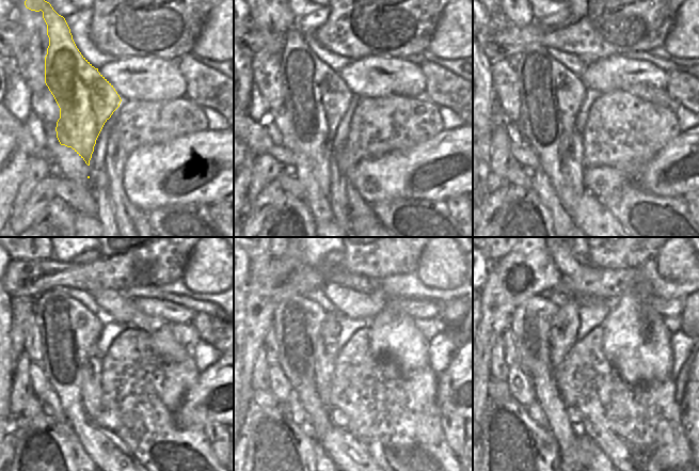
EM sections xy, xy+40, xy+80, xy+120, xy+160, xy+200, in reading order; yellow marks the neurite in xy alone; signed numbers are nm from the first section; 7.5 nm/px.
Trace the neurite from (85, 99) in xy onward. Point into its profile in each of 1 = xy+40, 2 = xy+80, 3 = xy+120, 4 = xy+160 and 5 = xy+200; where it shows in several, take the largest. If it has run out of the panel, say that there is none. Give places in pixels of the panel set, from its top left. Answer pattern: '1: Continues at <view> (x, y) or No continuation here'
1: Continues at xy+40 (315, 97)
2: Continues at xy+80 (551, 95)
3: Continues at xy+120 (69, 333)
4: Continues at xy+160 (297, 320)
5: Continues at xy+200 (530, 325)

